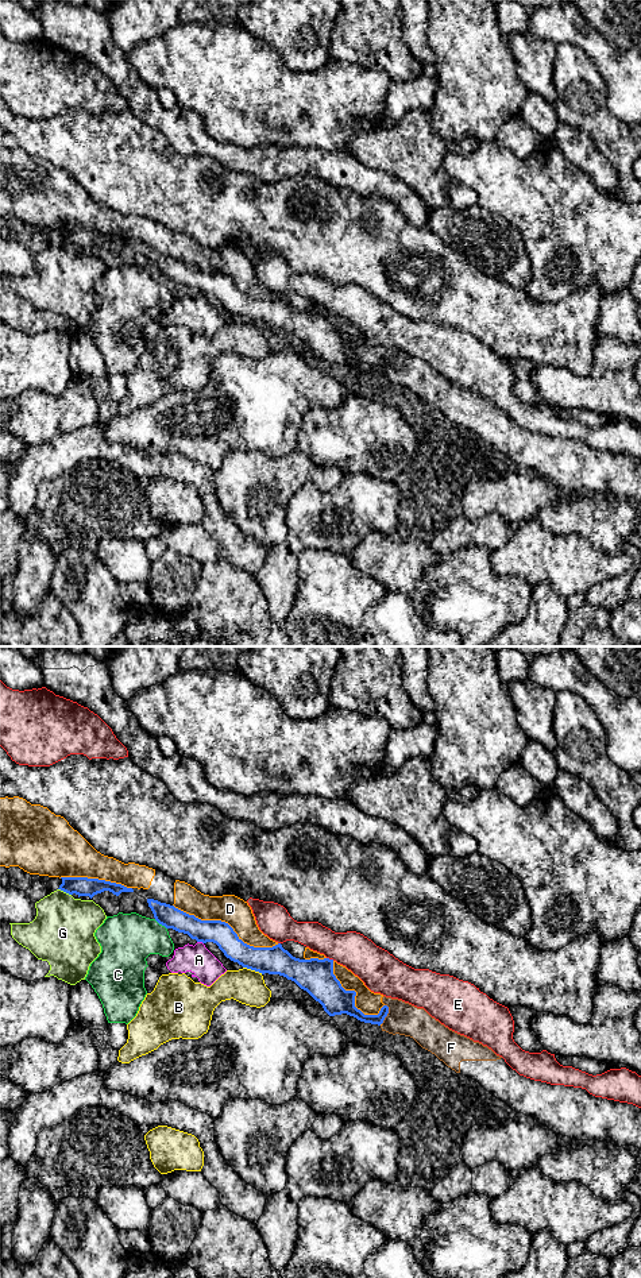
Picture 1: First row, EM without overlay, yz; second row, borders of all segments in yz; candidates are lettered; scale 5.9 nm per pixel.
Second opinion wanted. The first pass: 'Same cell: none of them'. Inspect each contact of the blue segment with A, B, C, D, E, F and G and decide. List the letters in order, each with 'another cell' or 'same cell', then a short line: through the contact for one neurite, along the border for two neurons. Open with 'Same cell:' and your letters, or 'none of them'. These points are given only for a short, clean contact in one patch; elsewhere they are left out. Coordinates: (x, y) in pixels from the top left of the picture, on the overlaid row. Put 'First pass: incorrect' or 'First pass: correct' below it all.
Same cell: none of them
A: another cell
B: another cell; line yz (243, 966), (262, 973)
C: another cell
D: another cell
E: another cell
F: another cell
G: another cell; line yz (58, 888), (70, 895)
First pass: correct

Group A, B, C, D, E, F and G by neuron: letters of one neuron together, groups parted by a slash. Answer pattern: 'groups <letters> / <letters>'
groups A / B / C / D F / E / G

